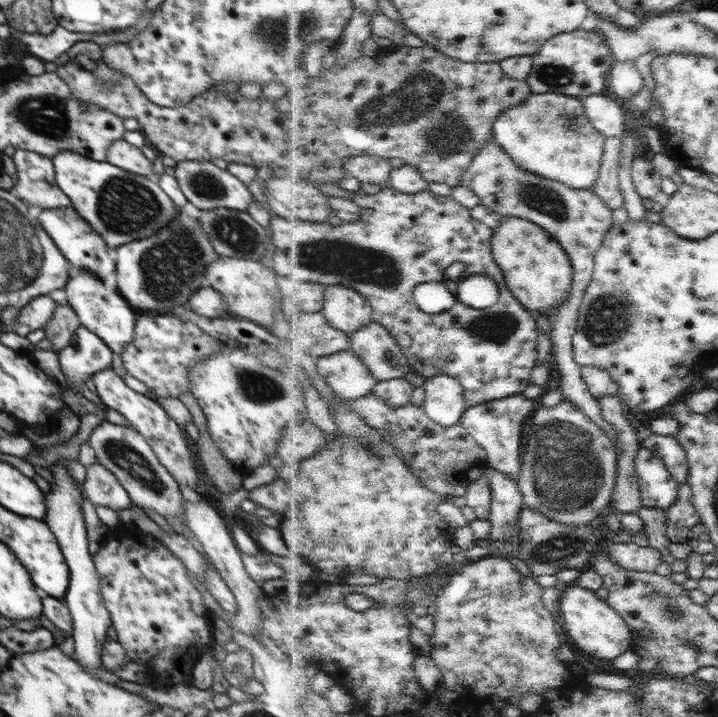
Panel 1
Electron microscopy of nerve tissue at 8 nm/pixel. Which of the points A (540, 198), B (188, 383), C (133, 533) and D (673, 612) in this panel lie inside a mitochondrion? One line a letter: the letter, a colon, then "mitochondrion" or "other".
A: mitochondrion
B: other
C: other
D: mitochondrion

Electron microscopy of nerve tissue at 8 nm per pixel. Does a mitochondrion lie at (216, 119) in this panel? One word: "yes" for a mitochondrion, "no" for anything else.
no

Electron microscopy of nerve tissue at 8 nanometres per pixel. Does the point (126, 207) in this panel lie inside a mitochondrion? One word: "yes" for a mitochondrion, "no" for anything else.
yes

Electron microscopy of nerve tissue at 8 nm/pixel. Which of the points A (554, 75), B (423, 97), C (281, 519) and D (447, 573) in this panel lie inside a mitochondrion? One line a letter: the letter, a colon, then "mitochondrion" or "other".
A: mitochondrion
B: mitochondrion
C: other
D: other

